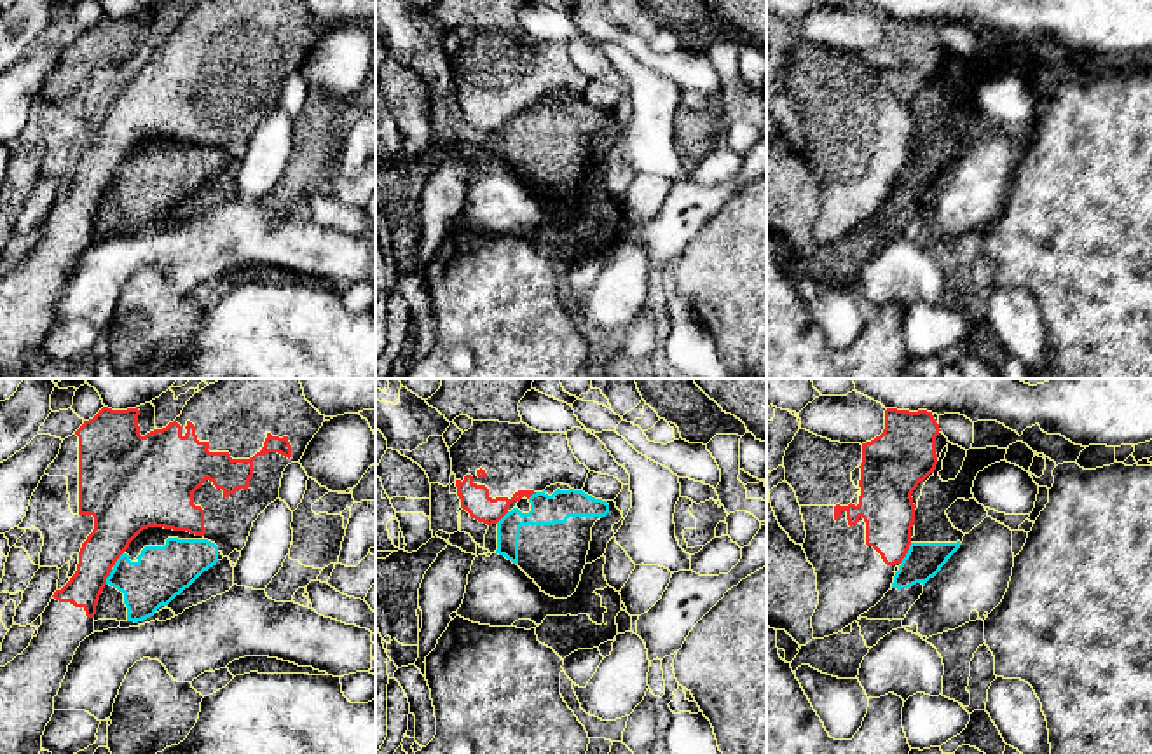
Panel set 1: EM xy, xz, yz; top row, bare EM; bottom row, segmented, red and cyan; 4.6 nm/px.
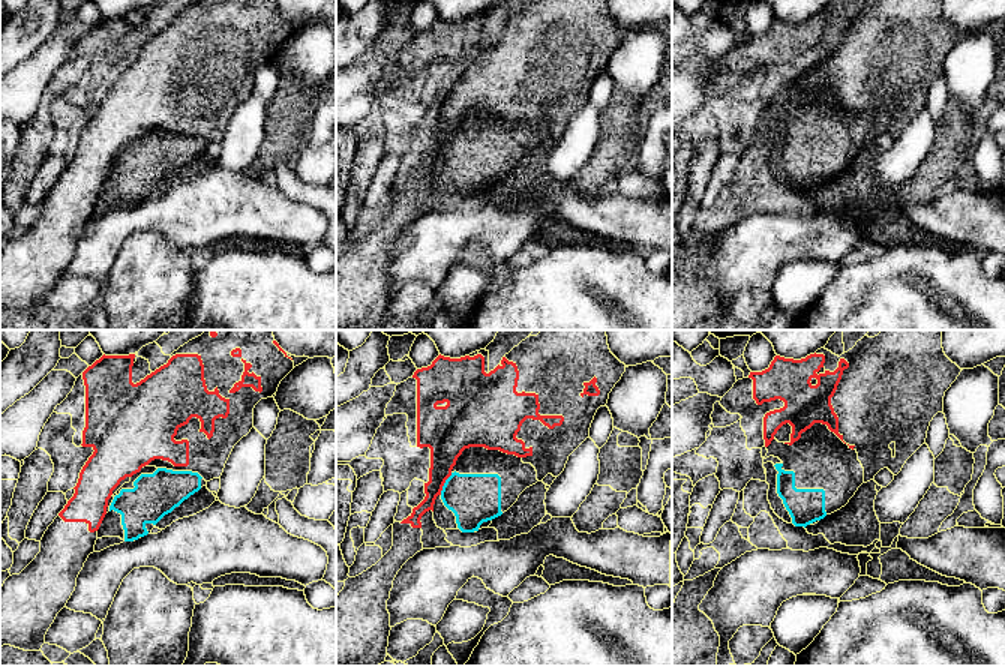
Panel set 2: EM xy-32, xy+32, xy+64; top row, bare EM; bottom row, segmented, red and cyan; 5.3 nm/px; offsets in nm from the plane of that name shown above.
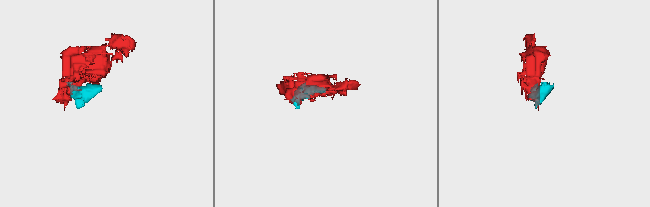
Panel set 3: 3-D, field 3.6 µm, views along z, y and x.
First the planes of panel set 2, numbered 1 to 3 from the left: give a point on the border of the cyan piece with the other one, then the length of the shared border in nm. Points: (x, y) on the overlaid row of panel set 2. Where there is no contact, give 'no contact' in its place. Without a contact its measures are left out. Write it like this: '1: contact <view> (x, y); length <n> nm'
1: no contact
2: contact xy+32 (444, 482); length 140 nm
3: no contact

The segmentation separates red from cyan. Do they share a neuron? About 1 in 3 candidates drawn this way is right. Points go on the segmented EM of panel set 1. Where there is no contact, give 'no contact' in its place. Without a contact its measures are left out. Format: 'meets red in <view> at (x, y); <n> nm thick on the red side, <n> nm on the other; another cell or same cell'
meets red in yz at (906, 552); 240 nm thick on the red side, 170 nm on the other; another cell

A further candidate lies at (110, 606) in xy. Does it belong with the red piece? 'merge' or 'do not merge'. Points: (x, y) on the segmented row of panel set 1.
do not merge

